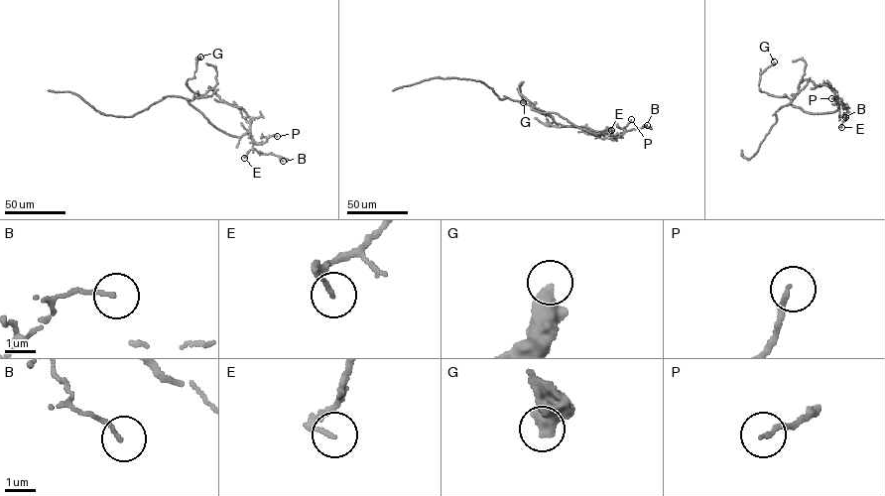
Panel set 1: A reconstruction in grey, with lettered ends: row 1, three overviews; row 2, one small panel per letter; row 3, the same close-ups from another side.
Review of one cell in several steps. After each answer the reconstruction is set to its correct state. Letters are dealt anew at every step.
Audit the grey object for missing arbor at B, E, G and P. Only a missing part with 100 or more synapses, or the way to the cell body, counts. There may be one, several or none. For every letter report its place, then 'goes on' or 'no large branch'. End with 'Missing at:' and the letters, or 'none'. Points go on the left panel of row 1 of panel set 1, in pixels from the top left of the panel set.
B: place (283, 161); no large branch
E: place (244, 158); no large branch
G: place (200, 57); no large branch
P: place (277, 136); no large branch
Missing at: none

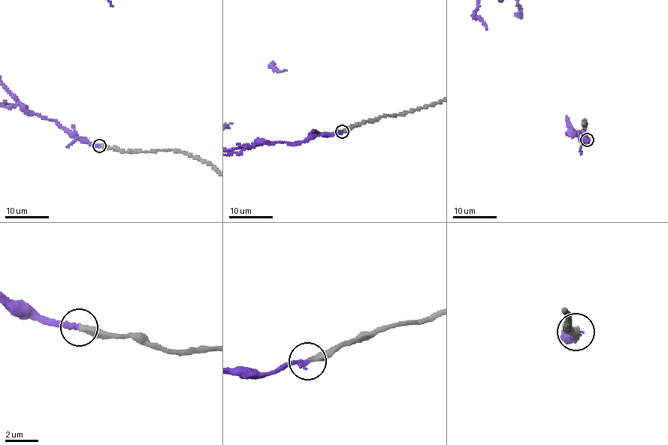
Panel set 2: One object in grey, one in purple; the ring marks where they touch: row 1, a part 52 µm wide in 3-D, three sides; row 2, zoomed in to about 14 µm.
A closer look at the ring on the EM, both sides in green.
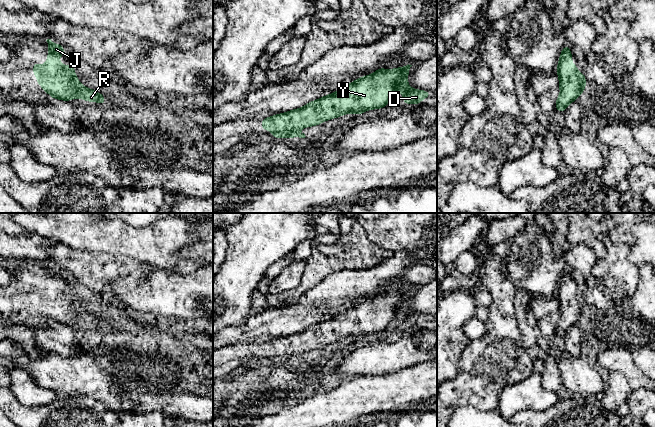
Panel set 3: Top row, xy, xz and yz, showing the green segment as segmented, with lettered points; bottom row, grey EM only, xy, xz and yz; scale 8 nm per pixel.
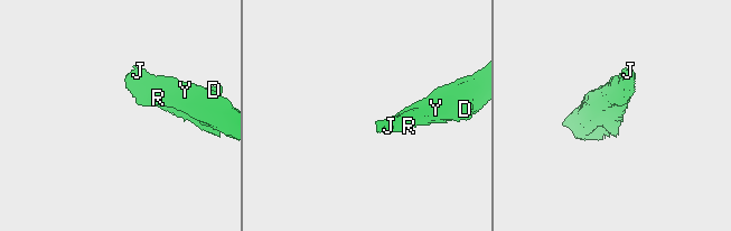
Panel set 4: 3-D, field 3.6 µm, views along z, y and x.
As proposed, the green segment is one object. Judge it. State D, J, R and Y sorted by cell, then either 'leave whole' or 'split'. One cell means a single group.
groups D J R Y; leave whole

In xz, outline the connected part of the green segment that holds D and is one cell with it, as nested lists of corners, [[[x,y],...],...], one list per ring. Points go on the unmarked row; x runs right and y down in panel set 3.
[[[412,289],[385,294],[381,290],[372,298],[346,308],[341,314],[311,325],[301,332],[261,343],[261,353],[270,354],[275,362],[305,362],[299,357],[304,351],[319,349],[347,337],[361,340],[364,335],[381,333],[397,316],[403,317],[405,329],[418,329],[431,315],[408,310],[408,297]]]

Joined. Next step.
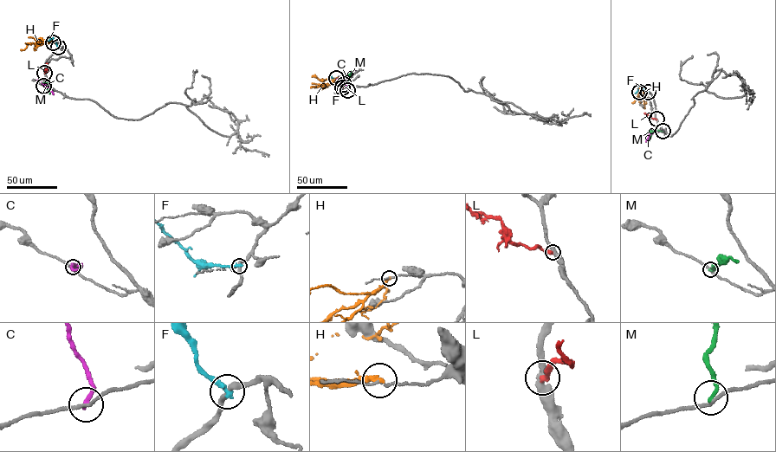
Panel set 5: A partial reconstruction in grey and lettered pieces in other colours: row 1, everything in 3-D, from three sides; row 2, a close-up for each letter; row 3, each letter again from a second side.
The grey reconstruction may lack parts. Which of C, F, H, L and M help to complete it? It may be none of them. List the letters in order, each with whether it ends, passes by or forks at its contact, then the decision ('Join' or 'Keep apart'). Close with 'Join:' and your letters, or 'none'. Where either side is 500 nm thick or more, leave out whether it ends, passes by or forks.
C: It ends there. Keep apart
F: It ends there. Keep apart
H: It ends there. Keep apart
L: It ends there. Keep apart
M: It ends there. Keep apart
Join: none

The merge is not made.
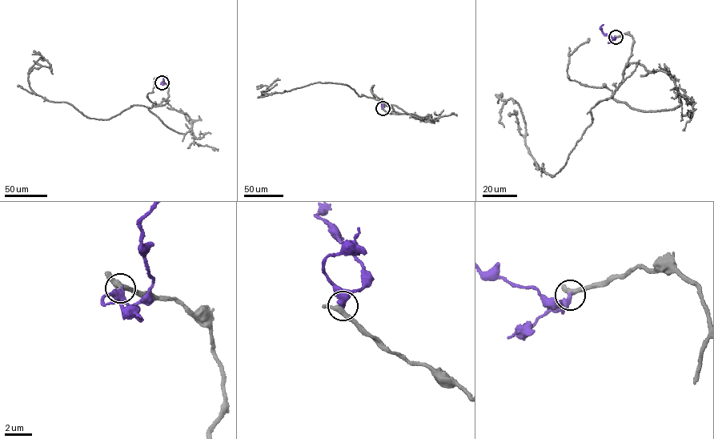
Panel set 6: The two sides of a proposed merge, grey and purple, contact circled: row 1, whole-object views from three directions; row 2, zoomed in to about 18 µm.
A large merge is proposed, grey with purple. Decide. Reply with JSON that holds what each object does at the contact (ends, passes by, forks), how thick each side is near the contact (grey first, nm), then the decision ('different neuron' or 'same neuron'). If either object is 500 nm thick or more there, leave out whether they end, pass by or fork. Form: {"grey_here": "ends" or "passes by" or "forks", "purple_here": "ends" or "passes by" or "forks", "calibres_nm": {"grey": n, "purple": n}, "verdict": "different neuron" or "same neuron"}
{"grey_here": "passes by", "purple_here": "ends", "calibres_nm": {"grey": 360, "purple": 480}, "verdict": "same neuron"}

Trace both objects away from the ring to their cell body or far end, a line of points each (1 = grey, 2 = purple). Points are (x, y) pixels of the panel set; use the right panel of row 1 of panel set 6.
1: (615, 37), (634, 40), (623, 79), (552, 177), (511, 98), (504, 127)
2: (615, 37), (615, 39), (603, 33), (603, 24)

